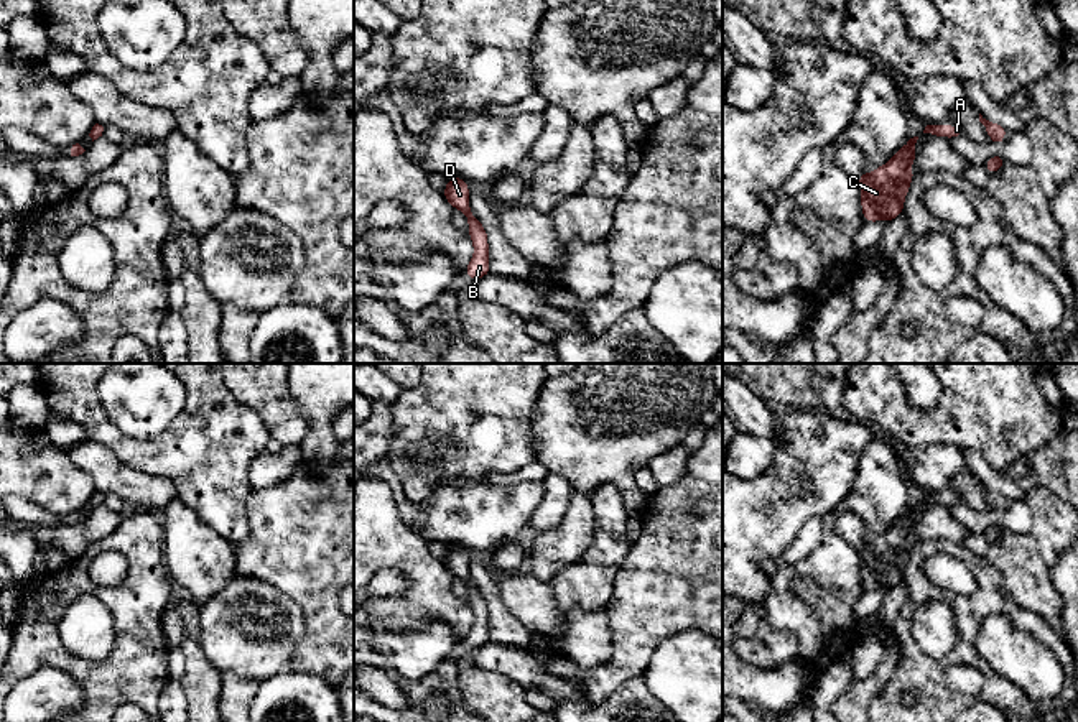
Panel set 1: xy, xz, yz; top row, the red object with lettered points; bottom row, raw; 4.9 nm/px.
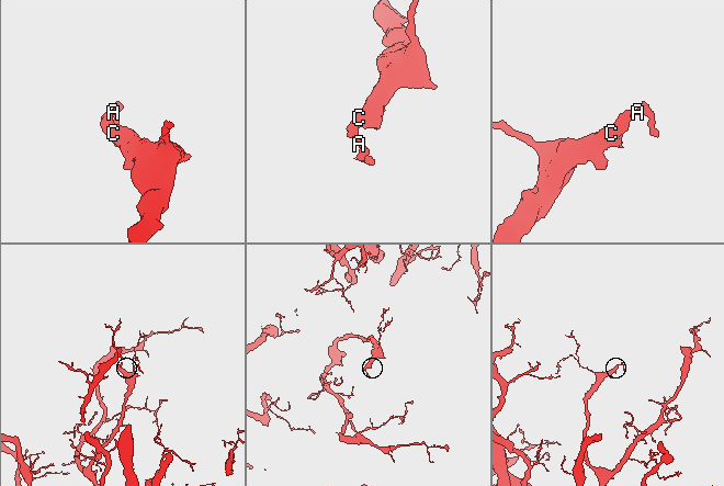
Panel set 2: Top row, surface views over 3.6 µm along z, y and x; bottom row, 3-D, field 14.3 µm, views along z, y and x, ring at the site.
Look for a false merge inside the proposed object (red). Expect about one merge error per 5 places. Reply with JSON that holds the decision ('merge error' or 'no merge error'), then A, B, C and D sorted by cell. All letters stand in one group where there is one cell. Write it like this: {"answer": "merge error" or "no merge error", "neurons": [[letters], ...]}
{"answer": "no merge error", "neurons": [["A", "B", "C", "D"]]}

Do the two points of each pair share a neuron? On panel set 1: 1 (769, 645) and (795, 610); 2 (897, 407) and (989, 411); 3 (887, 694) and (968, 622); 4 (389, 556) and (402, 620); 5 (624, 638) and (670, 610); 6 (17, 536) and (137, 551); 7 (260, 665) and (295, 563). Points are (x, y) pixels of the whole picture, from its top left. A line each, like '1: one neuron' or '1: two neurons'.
1: two neurons
2: one neuron
3: one neuron
4: one neuron
5: one neuron
6: two neurons
7: two neurons

